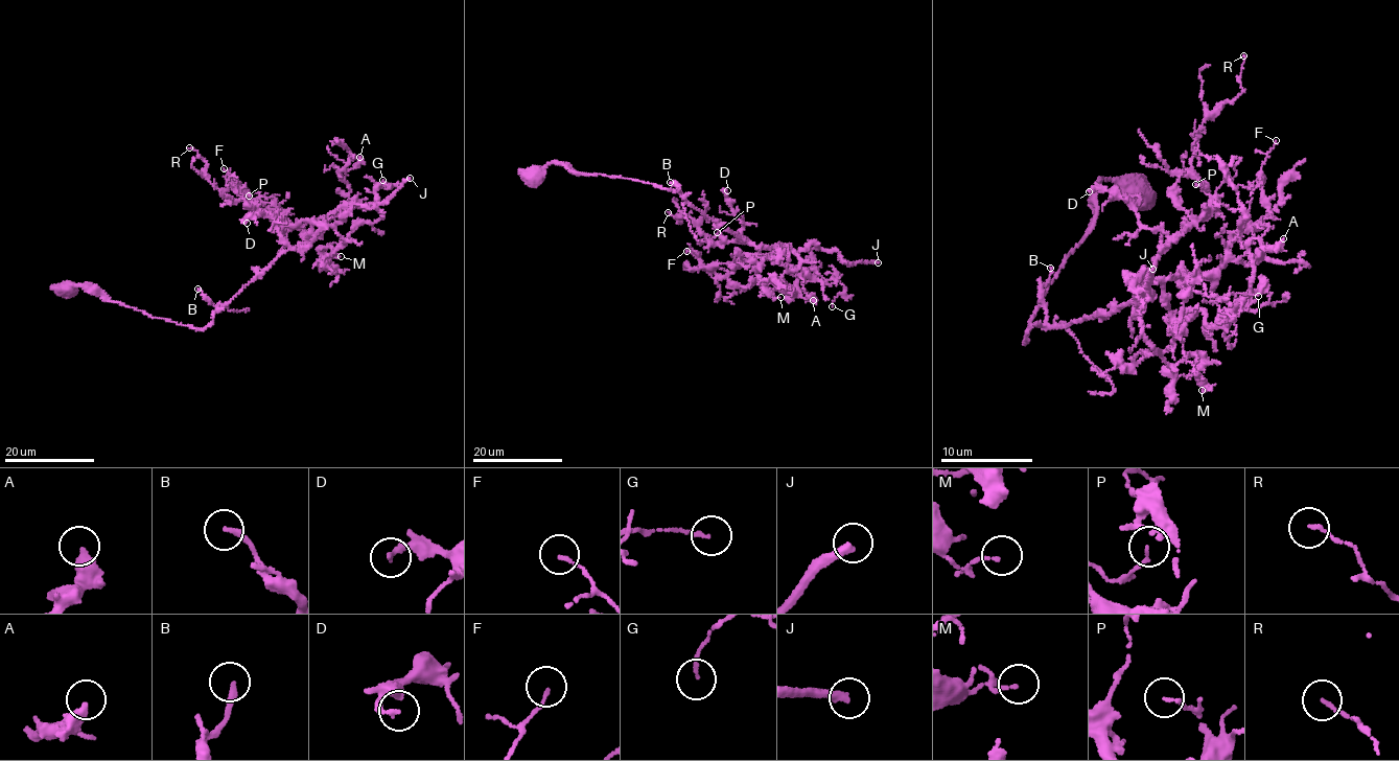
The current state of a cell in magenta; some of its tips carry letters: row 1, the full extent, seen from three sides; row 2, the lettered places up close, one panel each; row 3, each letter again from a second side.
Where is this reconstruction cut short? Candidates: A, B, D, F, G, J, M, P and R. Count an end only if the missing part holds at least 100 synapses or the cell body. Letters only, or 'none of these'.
J

